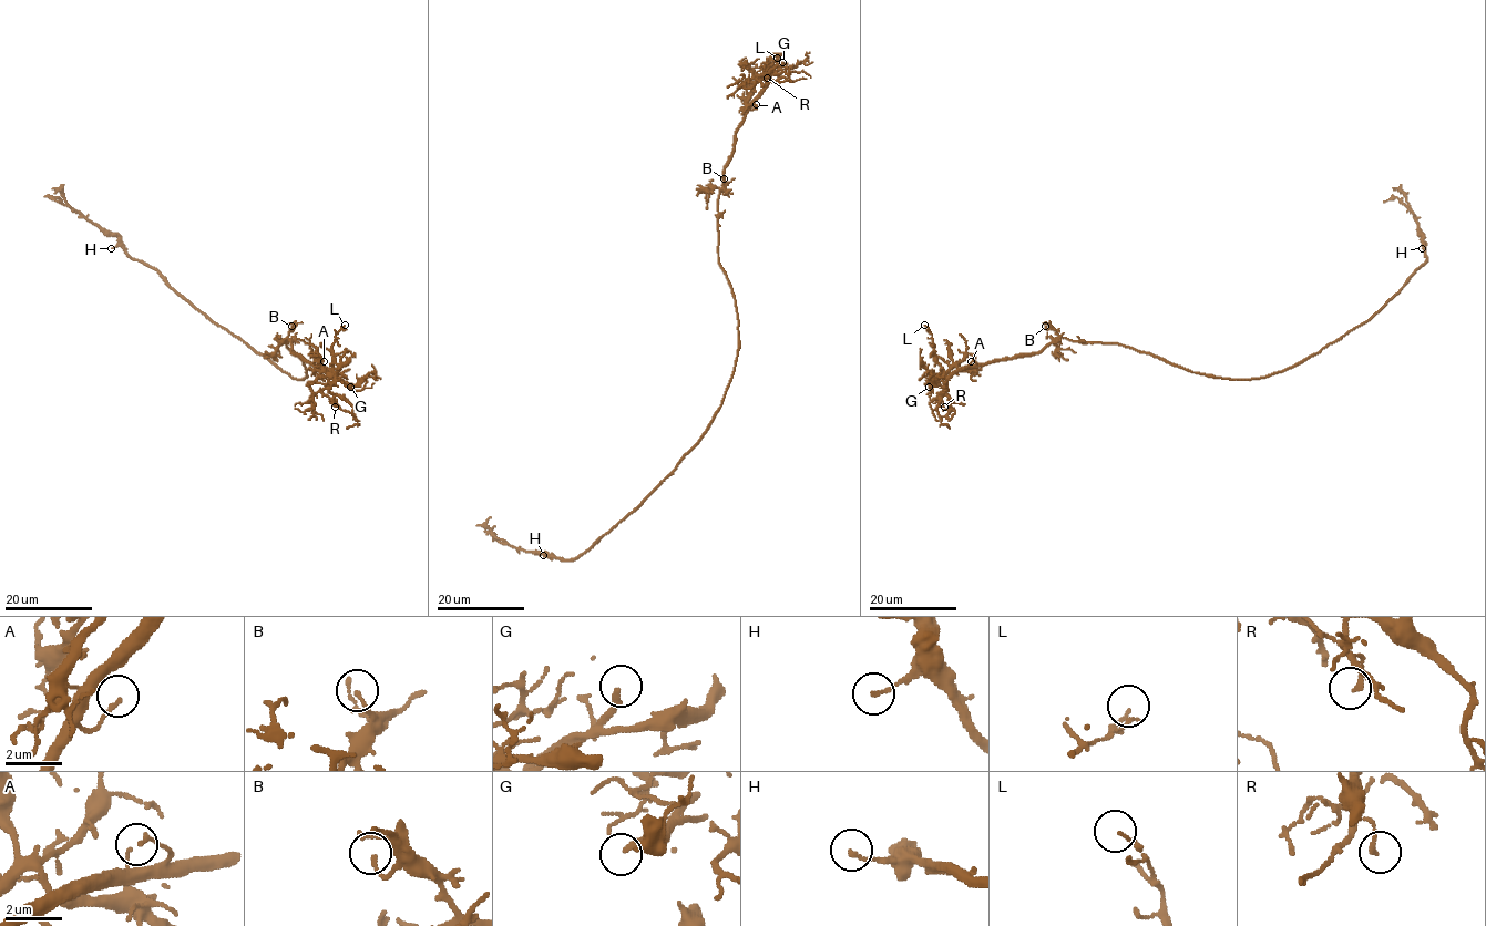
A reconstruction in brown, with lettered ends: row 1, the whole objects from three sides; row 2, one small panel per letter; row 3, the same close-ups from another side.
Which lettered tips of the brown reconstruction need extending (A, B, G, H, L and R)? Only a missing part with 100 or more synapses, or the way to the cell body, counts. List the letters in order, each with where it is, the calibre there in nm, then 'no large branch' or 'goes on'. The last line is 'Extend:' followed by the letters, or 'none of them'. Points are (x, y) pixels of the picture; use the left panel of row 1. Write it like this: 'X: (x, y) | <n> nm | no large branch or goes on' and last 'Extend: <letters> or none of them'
A: (324, 361) | 140 nm | no large branch
B: (291, 326) | 120 nm | no large branch
G: (350, 387) | 200 nm | goes on
H: (111, 248) | 140 nm | no large branch
L: (345, 325) | 80 nm | no large branch
R: (335, 407) | 140 nm | no large branch
Extend: G

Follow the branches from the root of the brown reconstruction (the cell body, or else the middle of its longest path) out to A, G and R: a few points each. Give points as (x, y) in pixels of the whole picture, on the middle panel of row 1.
A: (733, 373), (738, 349), (738, 314), (718, 256), (718, 198), (725, 165), (734, 147), (735, 131), (756, 104)
G: (733, 373), (738, 349), (738, 314), (718, 256), (719, 189), (734, 147), (736, 129), (749, 104), (782, 62)
R: (733, 373), (738, 314), (718, 256), (718, 198), (735, 131), (766, 85), (761, 78), (767, 78)

